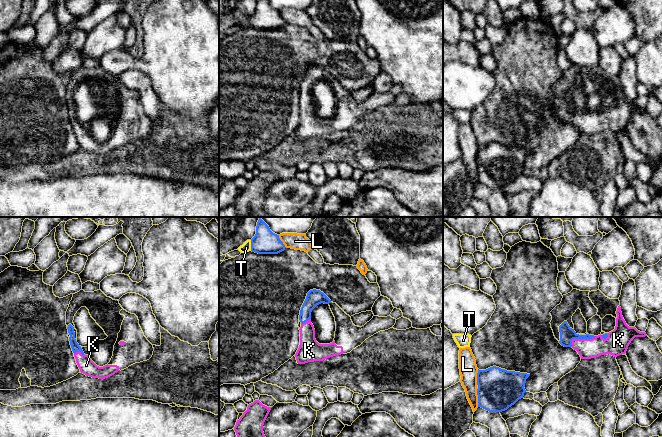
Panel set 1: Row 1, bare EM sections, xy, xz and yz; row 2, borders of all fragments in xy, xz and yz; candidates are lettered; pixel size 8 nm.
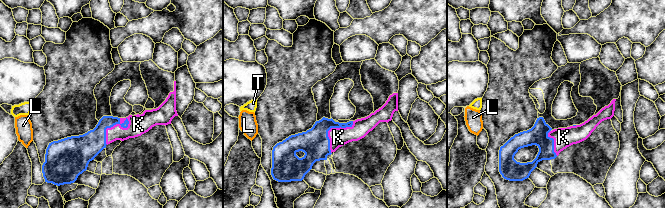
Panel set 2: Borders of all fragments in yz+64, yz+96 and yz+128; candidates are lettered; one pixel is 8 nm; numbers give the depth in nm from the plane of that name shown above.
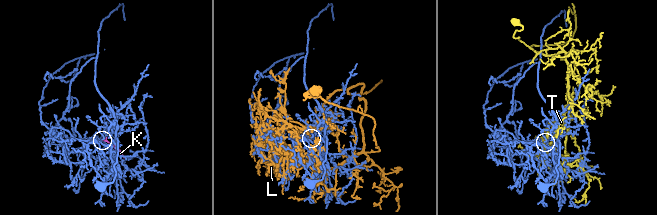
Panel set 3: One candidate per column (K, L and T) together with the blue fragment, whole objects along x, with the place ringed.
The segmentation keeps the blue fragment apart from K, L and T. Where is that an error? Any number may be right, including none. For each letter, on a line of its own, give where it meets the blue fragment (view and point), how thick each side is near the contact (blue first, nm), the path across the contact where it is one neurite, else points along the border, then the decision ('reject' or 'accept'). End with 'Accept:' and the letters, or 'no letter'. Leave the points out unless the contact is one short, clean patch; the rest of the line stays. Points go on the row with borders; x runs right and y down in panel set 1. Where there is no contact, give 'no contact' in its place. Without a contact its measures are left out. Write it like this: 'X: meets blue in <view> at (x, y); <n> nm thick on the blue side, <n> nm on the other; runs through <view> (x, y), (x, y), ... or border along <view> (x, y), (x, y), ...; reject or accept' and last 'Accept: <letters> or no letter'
K: meets blue in yz at (581, 338); 120 nm thick on the blue side, 160 nm on the other; accept
L: meets blue in yz at (478, 398); 340 nm thick on the blue side, 140 nm on the other; reject
T: meets blue in xz at (251, 245); 190 nm thick on the blue side, 80 nm on the other; border along xz (250, 240), (251, 250); reject
Accept: K

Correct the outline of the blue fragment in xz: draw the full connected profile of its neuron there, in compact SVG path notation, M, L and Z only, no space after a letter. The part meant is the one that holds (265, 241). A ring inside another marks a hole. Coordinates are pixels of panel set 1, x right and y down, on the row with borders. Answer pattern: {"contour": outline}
{"contour": "M259 217L256 234L251 239L251 251L258 254L278 254L285 250L279 235L273 233L269 226Z"}

